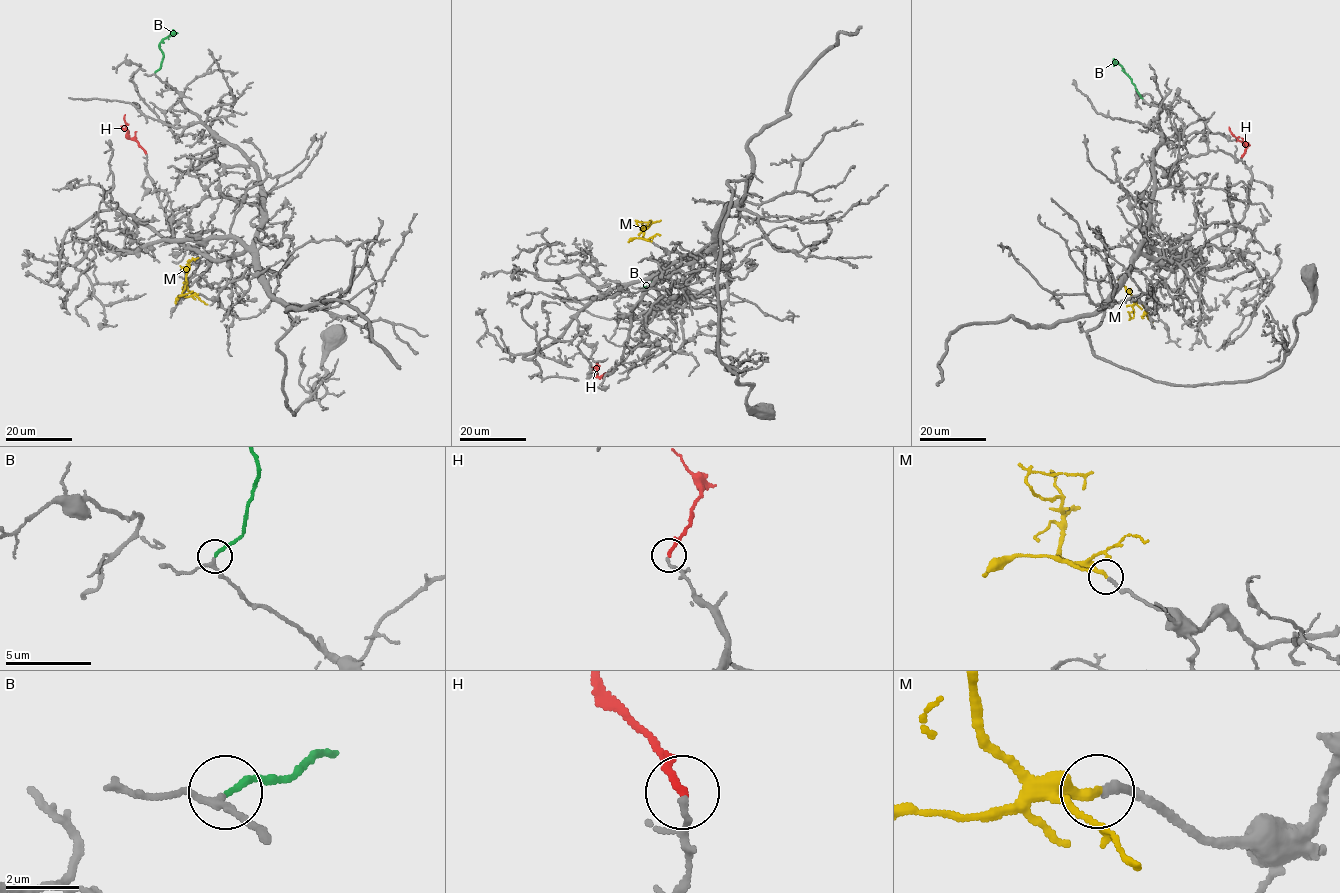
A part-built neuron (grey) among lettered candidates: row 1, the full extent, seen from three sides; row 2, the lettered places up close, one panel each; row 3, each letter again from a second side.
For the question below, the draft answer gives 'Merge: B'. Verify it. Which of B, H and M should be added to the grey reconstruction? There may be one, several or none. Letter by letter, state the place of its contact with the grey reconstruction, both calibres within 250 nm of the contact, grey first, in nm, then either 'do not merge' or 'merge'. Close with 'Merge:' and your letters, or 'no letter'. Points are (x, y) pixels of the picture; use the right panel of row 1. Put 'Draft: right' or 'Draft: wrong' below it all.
B: meets grey at (1142, 99); 190 nm thick on the grey side, 180 nm on the other; merge
H: meets grey at (1241, 158); 160 nm thick on the grey side, 200 nm on the other; do not merge
M: meets grey at (1148, 309); 240 nm thick on the grey side, 280 nm on the other; merge
Merge: B, M
Draft: wrong

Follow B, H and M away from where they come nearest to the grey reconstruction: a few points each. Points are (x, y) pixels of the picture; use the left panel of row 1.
B: (154, 72), (163, 56), (159, 44), (178, 33)
H: (146, 154), (127, 135), (124, 114)
M: (198, 294), (188, 289), (185, 281), (181, 295), (191, 292)

